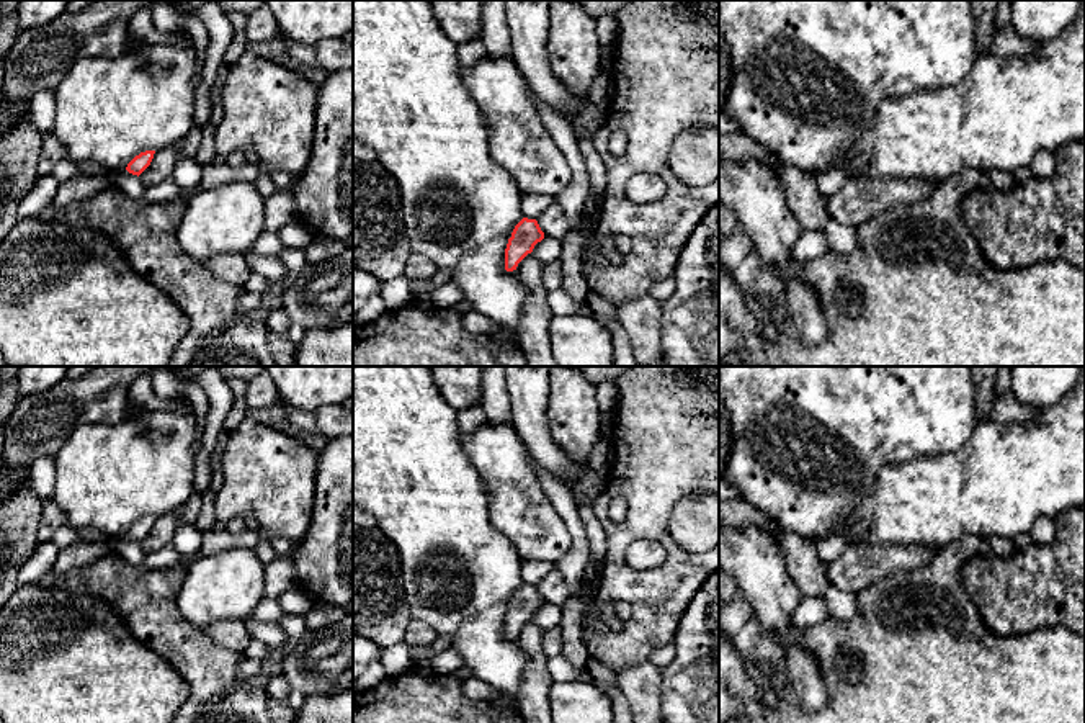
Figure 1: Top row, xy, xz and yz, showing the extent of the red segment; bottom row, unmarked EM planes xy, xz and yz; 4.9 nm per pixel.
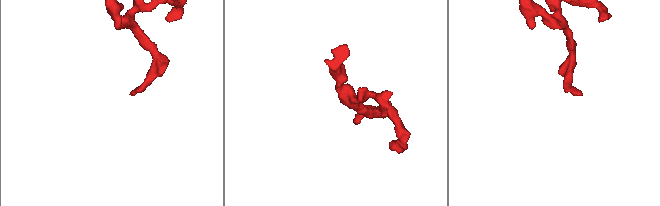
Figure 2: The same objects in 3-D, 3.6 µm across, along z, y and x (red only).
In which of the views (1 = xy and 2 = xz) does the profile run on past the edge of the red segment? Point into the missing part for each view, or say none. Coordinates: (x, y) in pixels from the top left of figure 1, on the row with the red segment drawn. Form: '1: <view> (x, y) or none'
1: none
2: none

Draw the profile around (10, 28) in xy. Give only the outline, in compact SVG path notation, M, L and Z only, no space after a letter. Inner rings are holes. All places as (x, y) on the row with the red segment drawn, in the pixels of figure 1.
M16 11L11 15L0 13L0 116L2 116L2 105L3 105L3 65L10 49L15 44L15 39L23 31L20 26Z

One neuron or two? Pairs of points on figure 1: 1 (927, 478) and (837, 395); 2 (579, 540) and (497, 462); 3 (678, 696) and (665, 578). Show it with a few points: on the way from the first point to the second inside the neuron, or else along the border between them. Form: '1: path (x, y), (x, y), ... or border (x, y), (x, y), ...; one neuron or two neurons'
1: border (946, 452), (886, 465), (875, 480); two neurons
2: border (546, 496), (571, 538), (569, 550), (556, 565); two neurons
3: border (688, 606), (672, 642); two neurons

